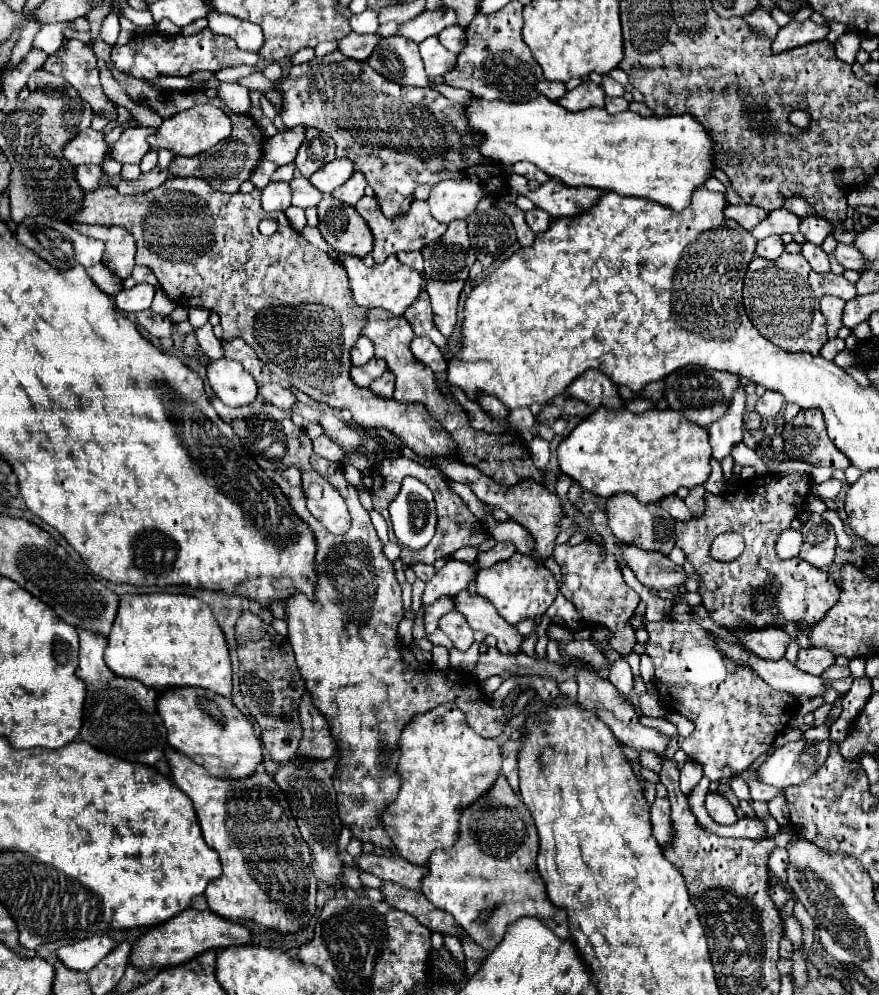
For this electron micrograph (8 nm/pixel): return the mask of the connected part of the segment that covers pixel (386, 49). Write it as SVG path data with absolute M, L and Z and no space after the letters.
M384 38L368 58L368 64L384 78L402 86L428 86L428 74L424 70L418 44L402 38Z

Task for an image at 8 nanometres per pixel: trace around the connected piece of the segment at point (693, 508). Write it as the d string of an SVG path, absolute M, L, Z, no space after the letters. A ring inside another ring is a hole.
M696 486L690 490L690 494L684 500L694 518L700 518L704 514L704 492L706 492L704 486Z

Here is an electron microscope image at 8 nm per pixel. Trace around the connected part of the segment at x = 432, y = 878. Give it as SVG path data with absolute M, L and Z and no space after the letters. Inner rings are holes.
M500 776L496 786L488 792L488 796L478 800L470 808L462 810L460 840L454 844L454 848L446 852L436 850L430 856L430 864L428 864L430 874L424 878L422 892L436 908L452 914L454 920L464 928L464 932L486 952L492 952L506 934L506 926L496 926L498 920L502 918L502 924L506 924L510 912L514 912L516 908L518 908L518 918L524 918L524 916L540 918L558 938L572 940L566 910L554 906L550 898L546 896L544 880L536 868L536 854L538 854L538 832L532 822L532 816L528 808L524 806L524 802L512 792L506 778ZM484 912L490 912L490 918L482 920L480 916Z

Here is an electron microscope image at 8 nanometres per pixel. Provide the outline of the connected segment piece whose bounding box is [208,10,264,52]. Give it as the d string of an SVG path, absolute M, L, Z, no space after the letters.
M216 10L208 16L208 28L216 34L226 34L230 38L236 40L236 44L242 48L242 50L254 50L258 52L262 42L264 42L264 36L262 36L262 30L260 26L252 24L252 22L246 22L246 20L238 20L234 16L226 16L226 14L218 14Z

